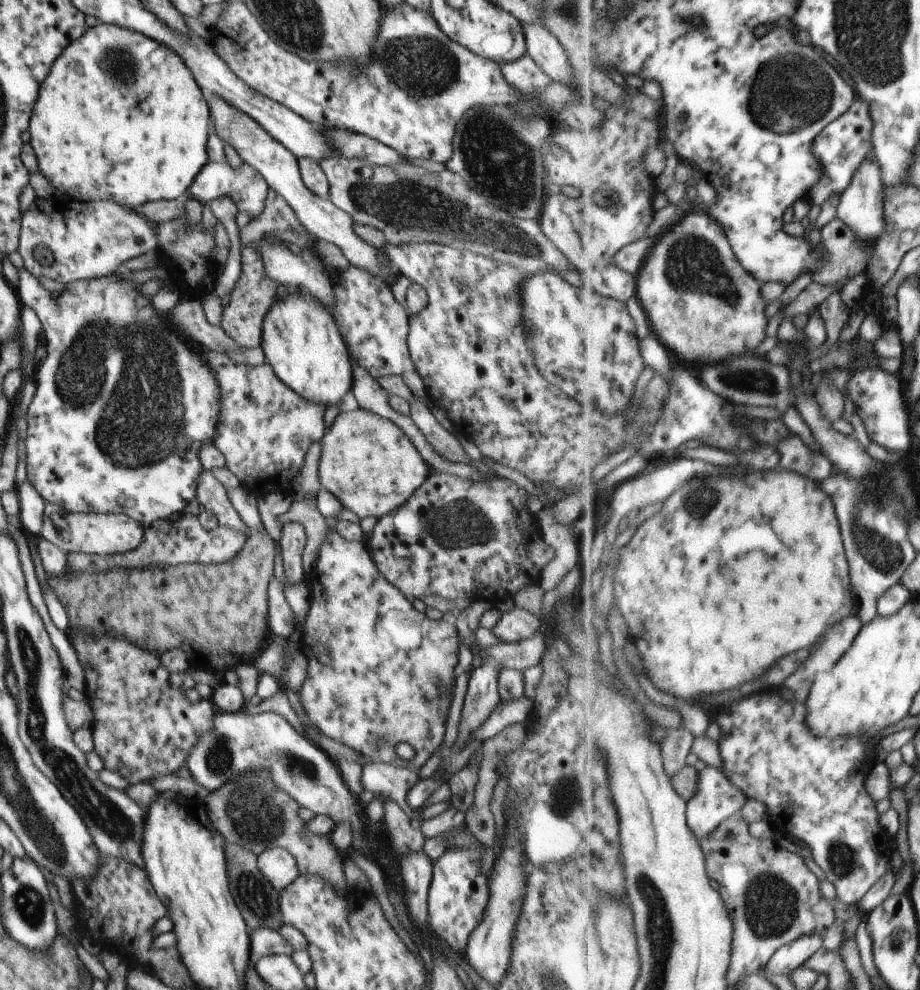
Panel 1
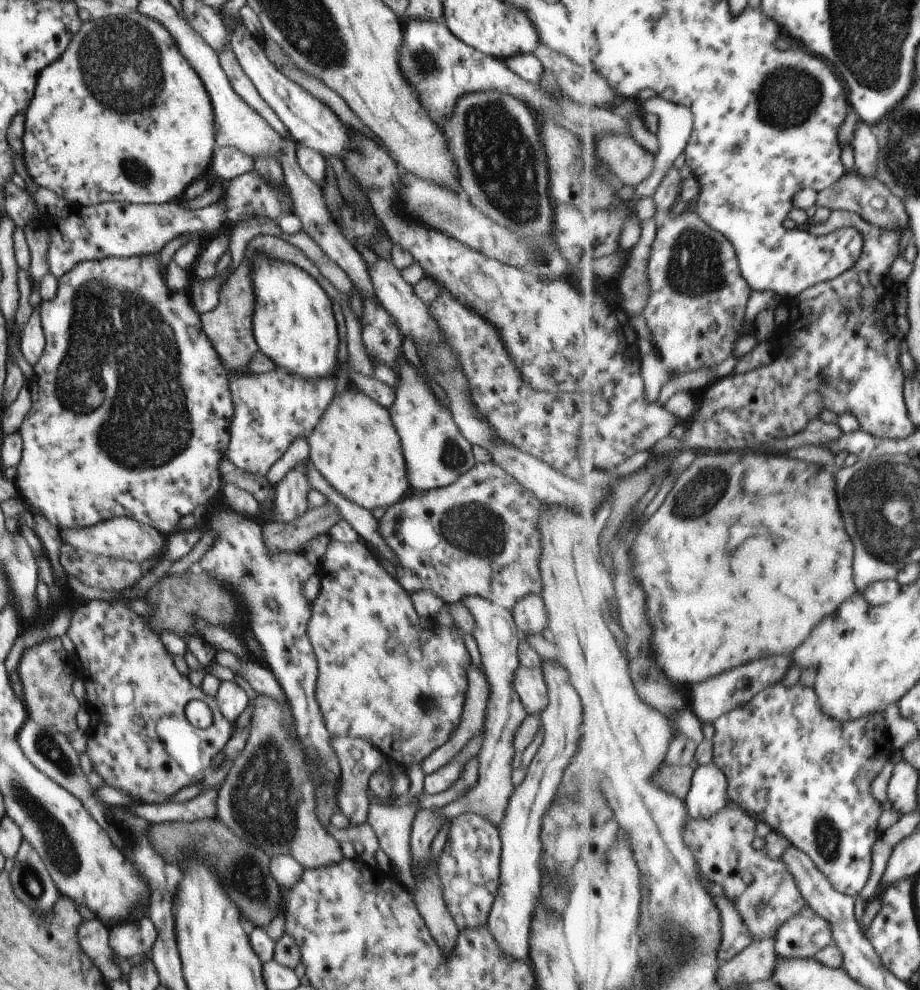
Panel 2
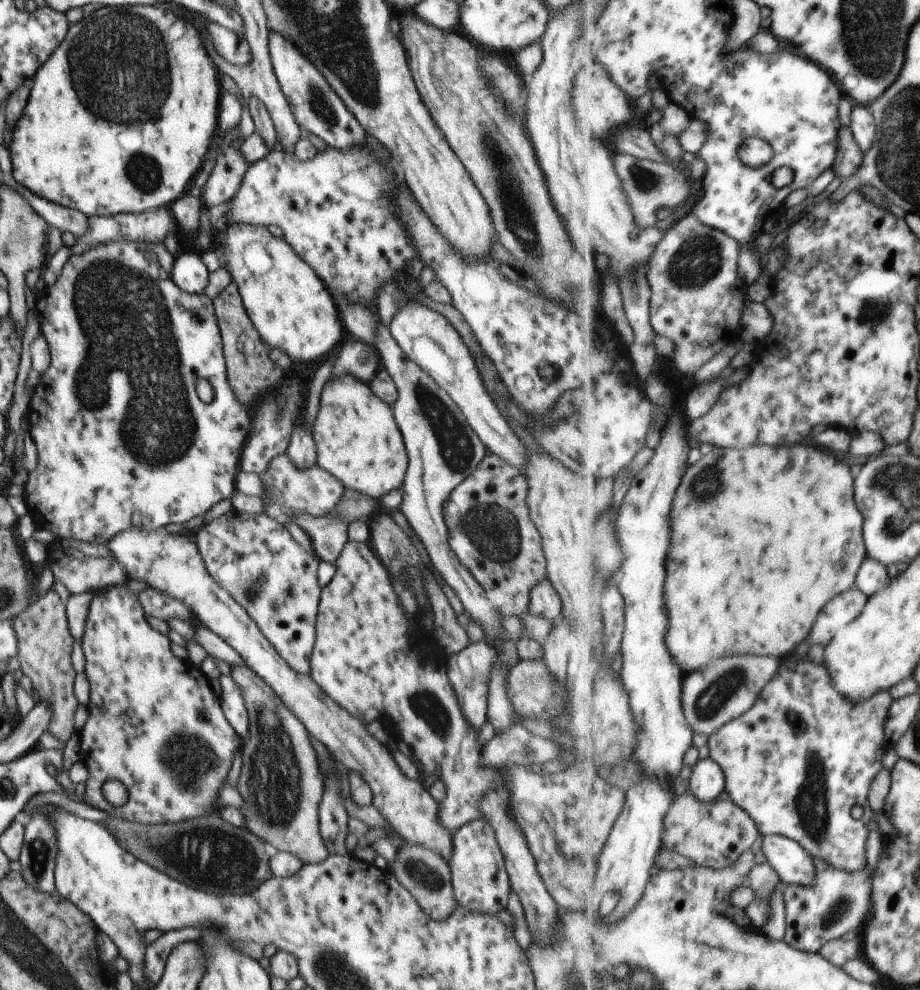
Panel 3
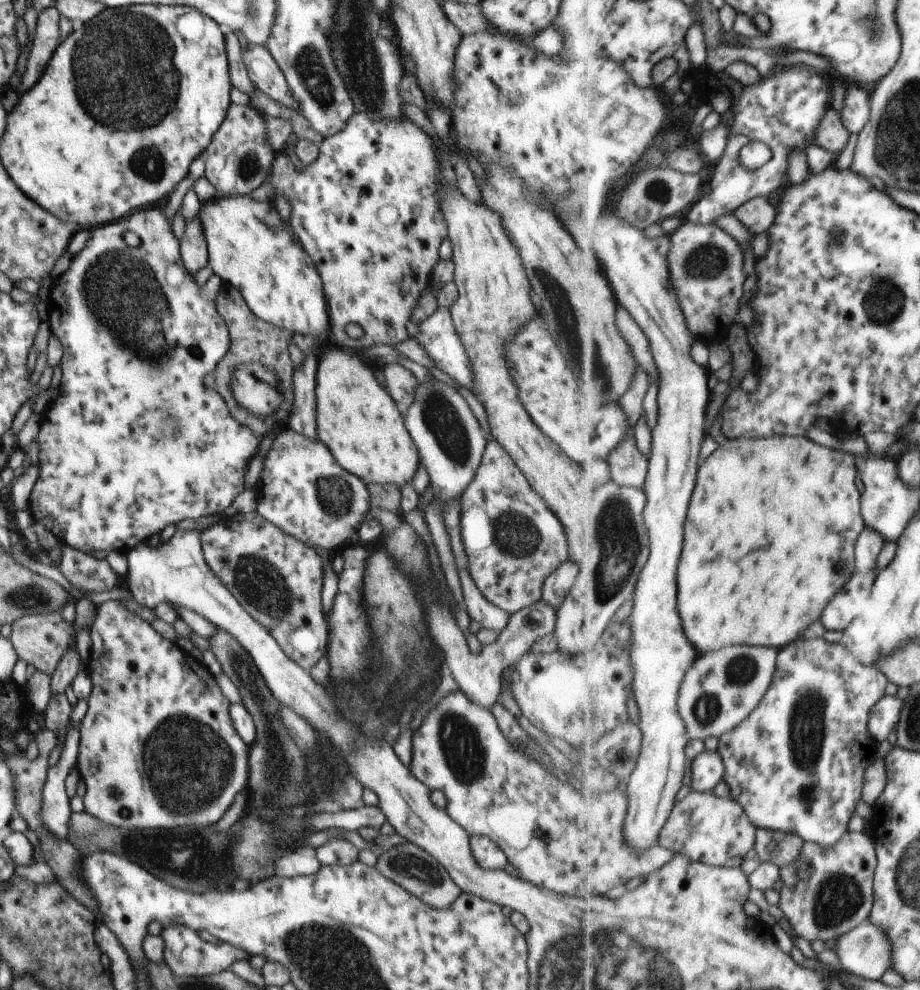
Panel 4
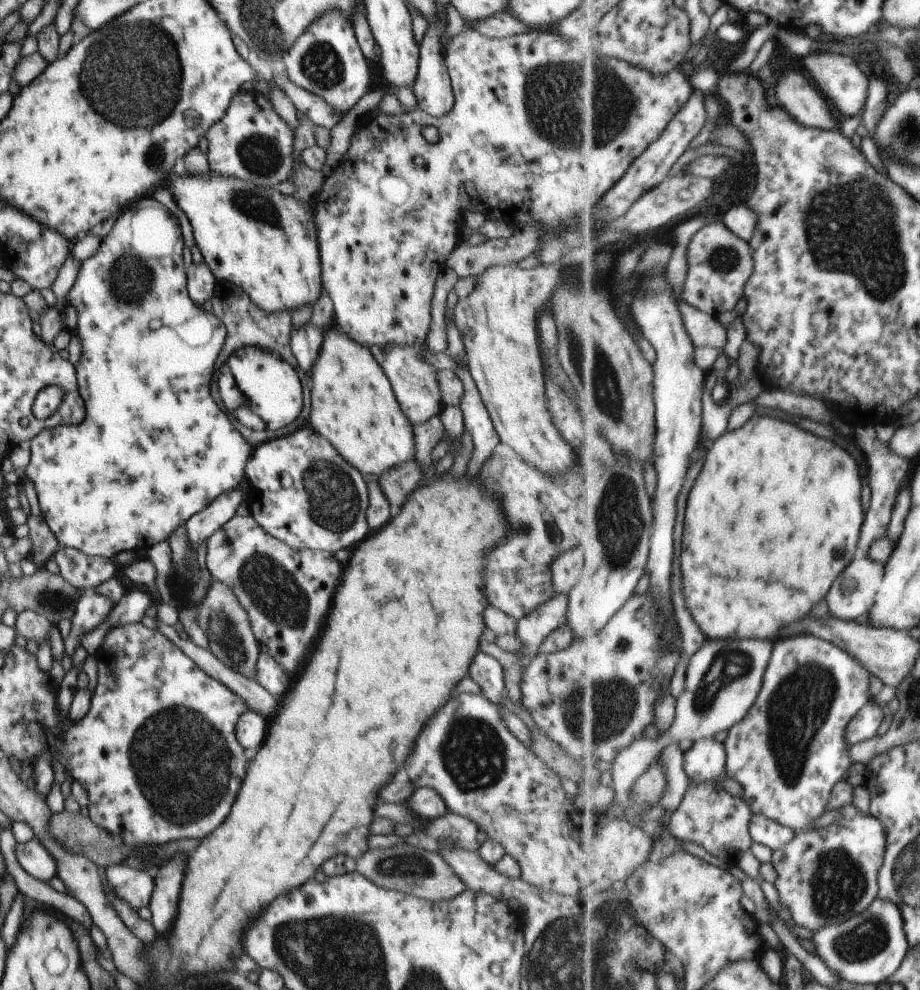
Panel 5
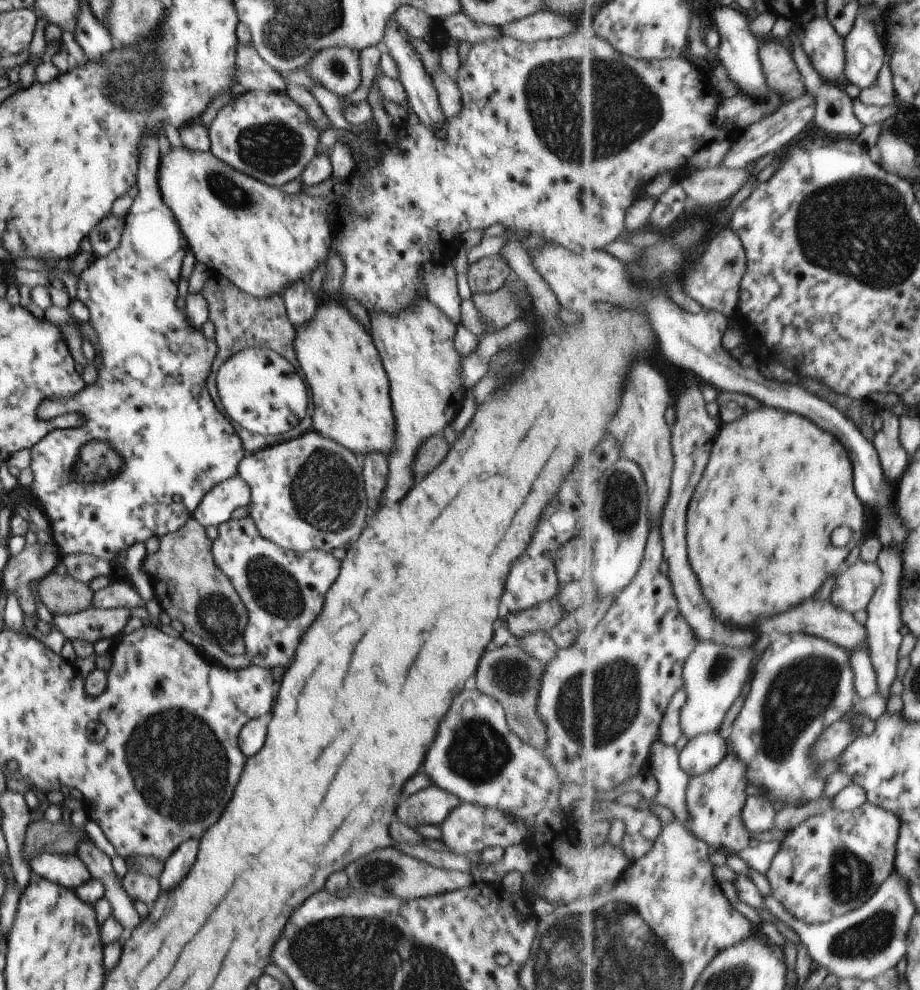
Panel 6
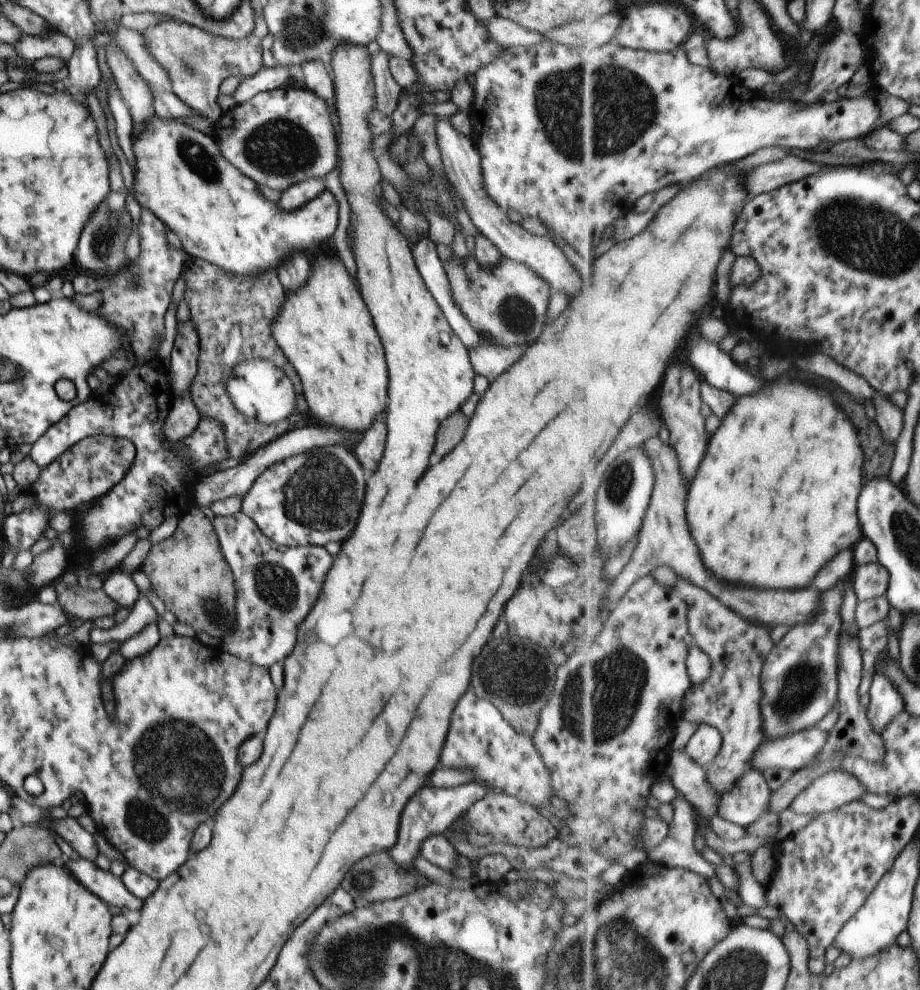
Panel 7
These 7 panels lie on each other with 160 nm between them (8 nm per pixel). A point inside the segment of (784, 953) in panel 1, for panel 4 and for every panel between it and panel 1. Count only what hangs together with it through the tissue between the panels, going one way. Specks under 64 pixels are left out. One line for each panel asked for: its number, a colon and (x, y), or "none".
2: (804, 935)
3: (839, 901)
4: (828, 891)

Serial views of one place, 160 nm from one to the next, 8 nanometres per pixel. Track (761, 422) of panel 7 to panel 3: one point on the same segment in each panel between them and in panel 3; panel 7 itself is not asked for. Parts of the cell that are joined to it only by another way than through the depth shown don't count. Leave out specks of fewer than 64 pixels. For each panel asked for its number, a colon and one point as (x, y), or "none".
3: (800, 499)
4: (786, 512)
5: (775, 515)
6: (760, 524)

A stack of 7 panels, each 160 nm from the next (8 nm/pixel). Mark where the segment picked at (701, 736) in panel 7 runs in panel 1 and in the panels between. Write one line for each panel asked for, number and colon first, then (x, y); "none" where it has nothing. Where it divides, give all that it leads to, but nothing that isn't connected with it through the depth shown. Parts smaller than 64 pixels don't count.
1: (717, 799)
2: (709, 794)
3: (707, 781)
4: (708, 769)
5: (705, 761)
6: (701, 754)

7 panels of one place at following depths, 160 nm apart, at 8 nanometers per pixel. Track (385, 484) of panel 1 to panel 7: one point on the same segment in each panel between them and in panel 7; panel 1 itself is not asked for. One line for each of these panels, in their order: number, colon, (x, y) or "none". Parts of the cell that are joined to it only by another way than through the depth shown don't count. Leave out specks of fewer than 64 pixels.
2: (354, 447)
3: (356, 439)
4: (360, 425)
5: (352, 406)
6: (348, 388)
7: (324, 329)

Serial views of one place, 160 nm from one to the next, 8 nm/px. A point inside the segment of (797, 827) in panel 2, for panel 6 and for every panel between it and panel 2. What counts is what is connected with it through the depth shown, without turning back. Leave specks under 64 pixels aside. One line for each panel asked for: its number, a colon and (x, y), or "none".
3: (801, 761)
4: (797, 763)
5: (789, 751)
6: (802, 684)

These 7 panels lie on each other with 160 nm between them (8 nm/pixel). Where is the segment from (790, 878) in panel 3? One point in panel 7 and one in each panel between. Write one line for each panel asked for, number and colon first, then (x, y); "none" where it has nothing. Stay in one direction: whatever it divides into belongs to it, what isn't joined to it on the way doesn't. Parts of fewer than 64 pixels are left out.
4: (782, 848)
5: (765, 830)
6: (758, 814)
7: (749, 798)

